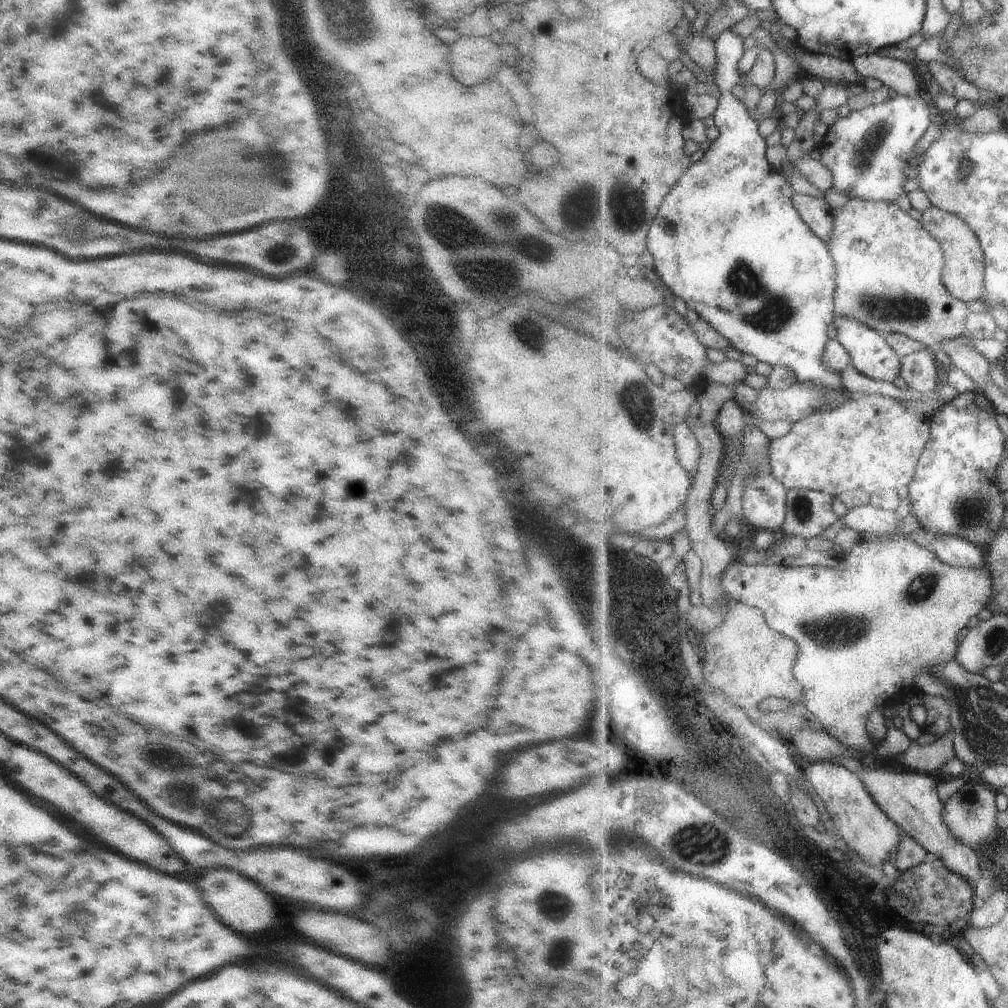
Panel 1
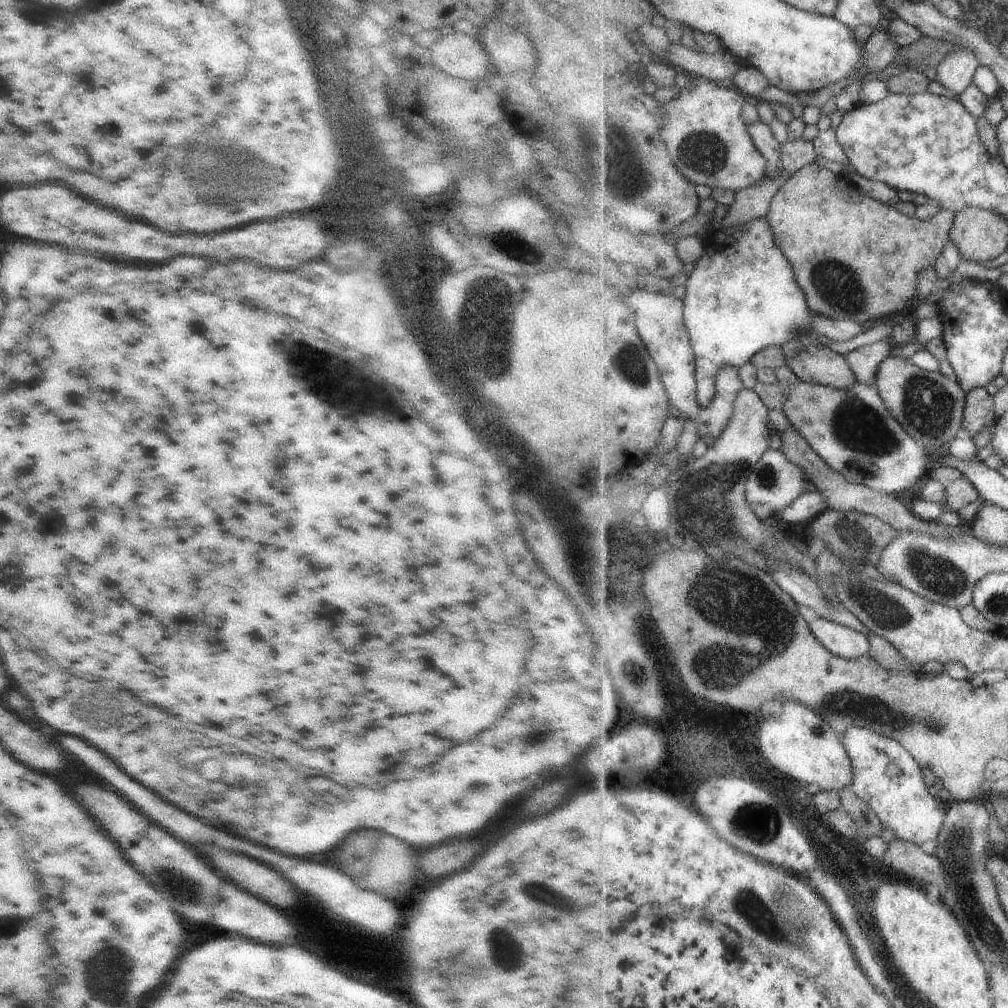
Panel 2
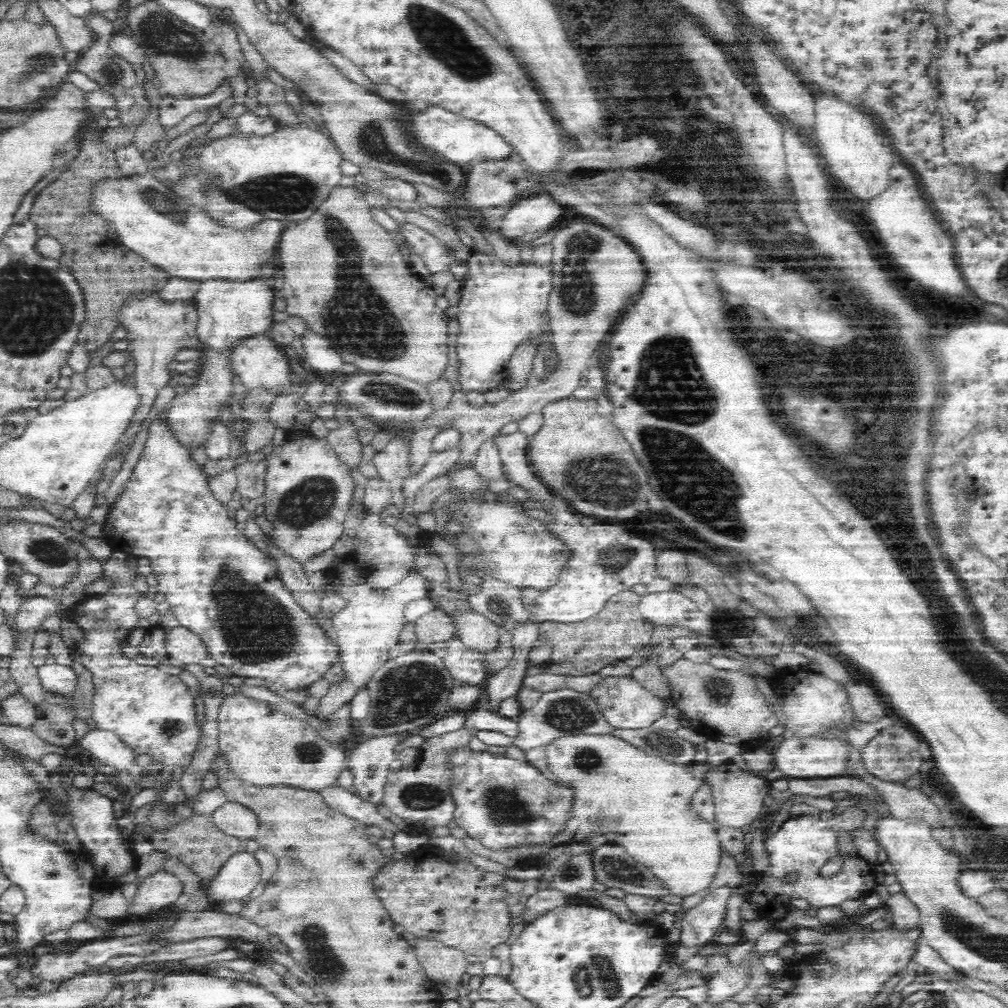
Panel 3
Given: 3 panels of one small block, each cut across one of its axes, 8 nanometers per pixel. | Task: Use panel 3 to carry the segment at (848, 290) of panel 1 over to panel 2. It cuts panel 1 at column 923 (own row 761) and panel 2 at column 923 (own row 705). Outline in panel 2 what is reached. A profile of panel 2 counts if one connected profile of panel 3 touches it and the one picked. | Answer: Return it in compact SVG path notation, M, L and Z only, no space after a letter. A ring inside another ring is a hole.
M814 162L805 165L779 188L766 214L775 242L793 264L799 286L805 290L810 311L852 320L864 327L893 316L901 317L918 303L917 274L927 266L933 269L951 242L955 215L952 210L941 209L931 220L906 216L893 205L862 194L850 180Z

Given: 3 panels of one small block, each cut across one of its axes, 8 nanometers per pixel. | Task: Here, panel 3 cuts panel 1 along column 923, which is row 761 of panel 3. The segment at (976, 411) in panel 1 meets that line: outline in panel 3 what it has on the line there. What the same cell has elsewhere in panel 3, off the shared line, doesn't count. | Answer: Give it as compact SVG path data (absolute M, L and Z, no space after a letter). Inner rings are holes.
M460 749L452 758L455 823L486 848L542 844L552 840L570 818L572 789L558 786L528 761L486 751Z

